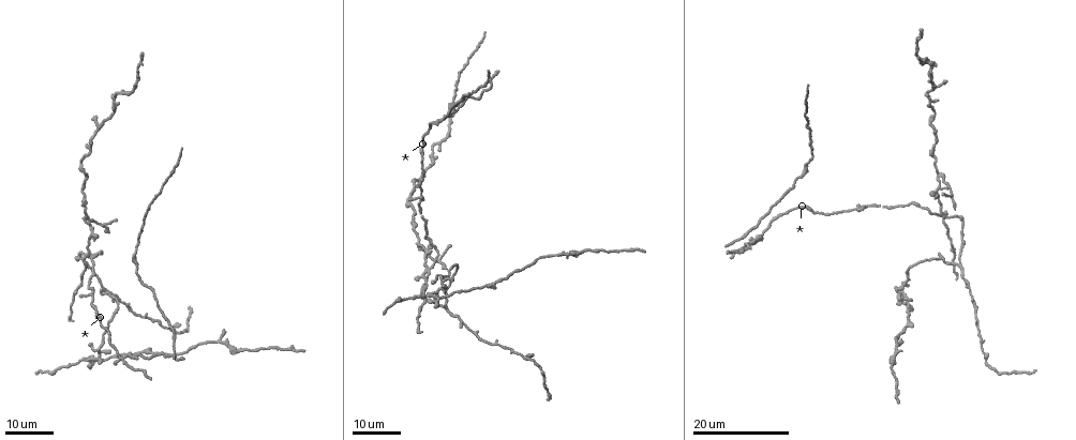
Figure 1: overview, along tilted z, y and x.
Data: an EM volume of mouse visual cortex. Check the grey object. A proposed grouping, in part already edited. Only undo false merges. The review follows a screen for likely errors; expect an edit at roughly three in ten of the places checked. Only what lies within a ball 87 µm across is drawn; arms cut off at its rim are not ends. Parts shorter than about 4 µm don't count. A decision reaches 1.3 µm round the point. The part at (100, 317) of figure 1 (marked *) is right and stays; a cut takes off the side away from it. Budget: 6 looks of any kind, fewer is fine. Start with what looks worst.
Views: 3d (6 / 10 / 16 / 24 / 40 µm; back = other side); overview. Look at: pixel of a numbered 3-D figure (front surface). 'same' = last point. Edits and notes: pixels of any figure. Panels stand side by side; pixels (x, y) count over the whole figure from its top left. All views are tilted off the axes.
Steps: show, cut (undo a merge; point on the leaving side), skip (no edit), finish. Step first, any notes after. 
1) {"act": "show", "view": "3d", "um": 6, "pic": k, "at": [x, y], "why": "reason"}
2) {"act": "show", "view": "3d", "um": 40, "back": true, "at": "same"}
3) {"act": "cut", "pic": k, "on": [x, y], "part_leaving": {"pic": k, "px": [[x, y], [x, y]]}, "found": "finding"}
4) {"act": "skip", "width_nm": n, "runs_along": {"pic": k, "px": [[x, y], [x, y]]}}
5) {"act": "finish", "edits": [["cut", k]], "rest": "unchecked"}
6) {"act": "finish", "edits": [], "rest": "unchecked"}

{"act": "show", "view": "3d", "um": 24, "pic": 1, "at": [90, 252], "why": "looks like a crossing"}

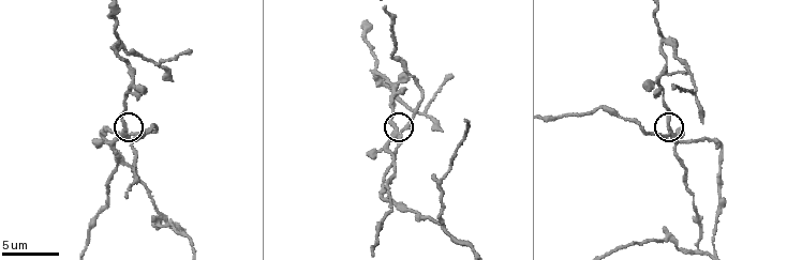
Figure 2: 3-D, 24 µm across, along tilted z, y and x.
{"act": "show", "view": "3d", "um": 6, "pic": 2, "at": [393, 132]}

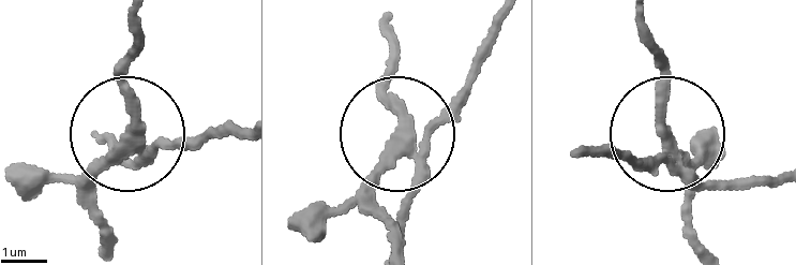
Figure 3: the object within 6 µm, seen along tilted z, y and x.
{"act": "cut", "pic": 3, "on": [126, 102], "arms": 4, "part_leaving": {"pic": 3, "px": [[140, 142], [130, 55], [144, 17]]}, "found": "two neurons meet here"}

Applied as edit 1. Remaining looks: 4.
{"act": "show", "view": "3d", "um": 6, "pic": 2, "at": [445, 233], "why": "a fork"}

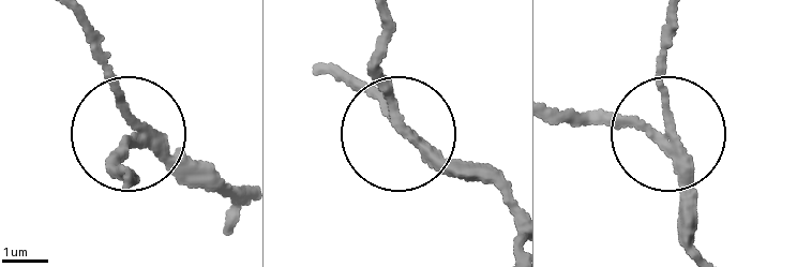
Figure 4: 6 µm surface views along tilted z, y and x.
{"act": "cut", "pic": 4, "on": [111, 164], "width_nm": 210, "part_leaving": {"pic": 4, "px": [[665, 144], [552, 112]]}, "found": "two neurons meet here"}

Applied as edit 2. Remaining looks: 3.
{"act": "show", "view": "overview", "why": "redraw"}

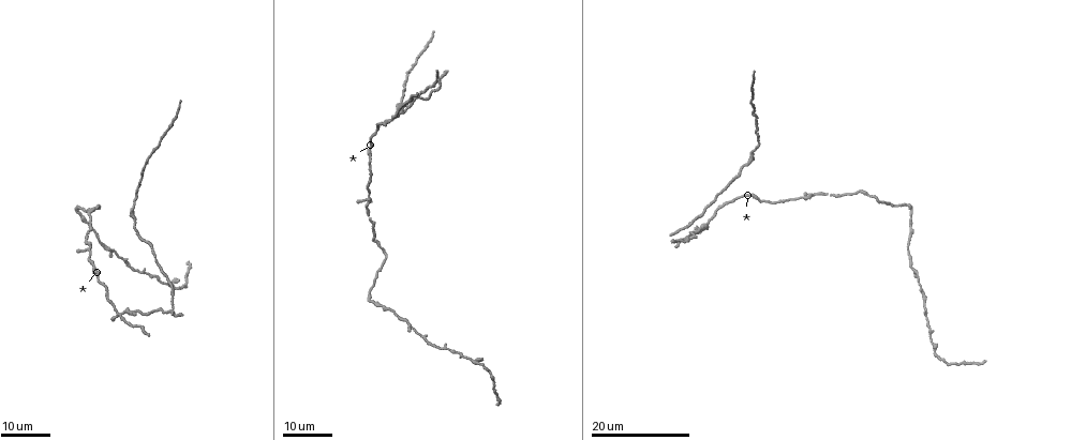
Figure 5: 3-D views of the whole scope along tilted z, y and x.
{"act": "show", "view": "3d", "um": 16, "pic": 5, "at": [90, 250], "why": "calibre changes"}

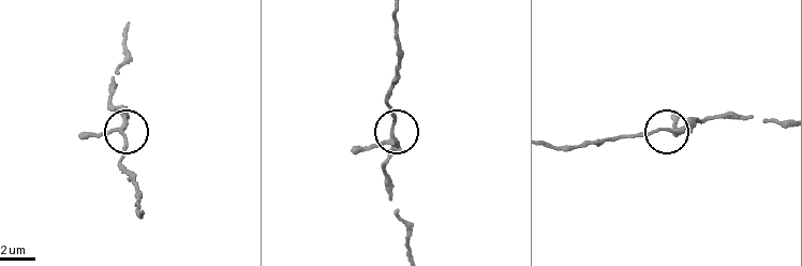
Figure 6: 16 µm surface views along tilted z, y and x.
{"act": "show", "view": "3d", "um": 6, "pic": 6, "at": [120, 128], "why": "closer look"}

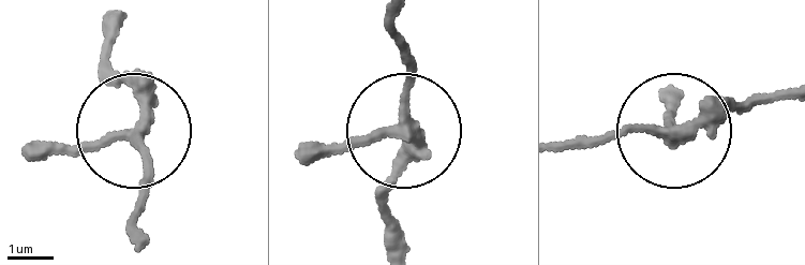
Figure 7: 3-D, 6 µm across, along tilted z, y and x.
{"act": "skip", "runs_along": {"pic": 7, "px": [[563, 147], [714, 123], [780, 98]]}, "found": "all the same neuron"}

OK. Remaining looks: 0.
{"act": "finish", "edits": [["cut", 3], ["cut", 4]], "rest": "unchecked"}

